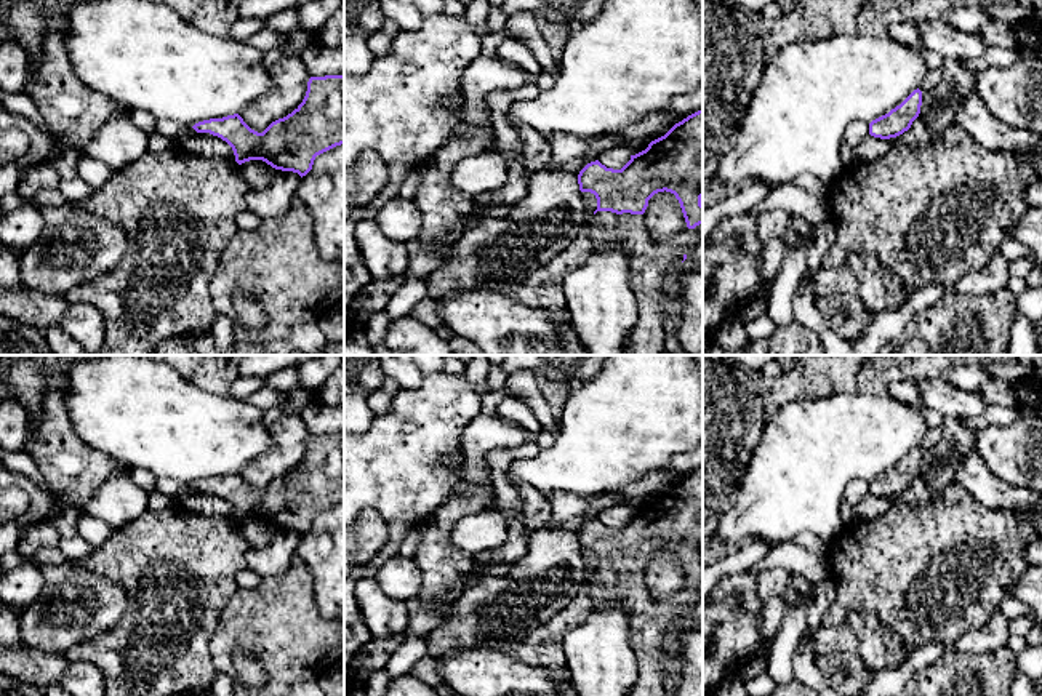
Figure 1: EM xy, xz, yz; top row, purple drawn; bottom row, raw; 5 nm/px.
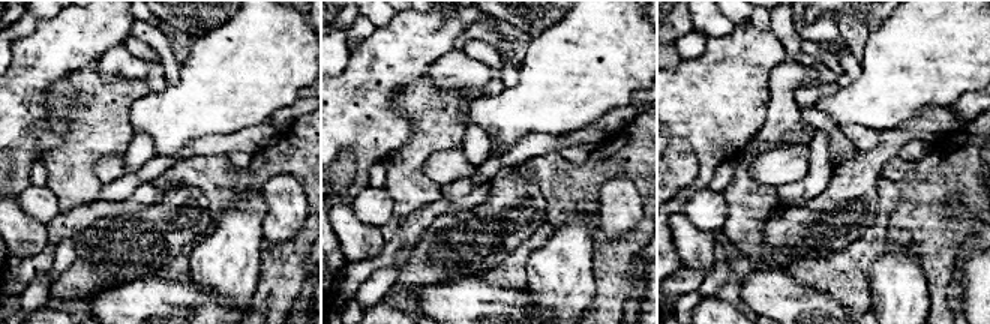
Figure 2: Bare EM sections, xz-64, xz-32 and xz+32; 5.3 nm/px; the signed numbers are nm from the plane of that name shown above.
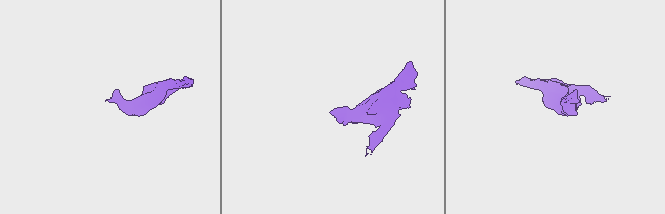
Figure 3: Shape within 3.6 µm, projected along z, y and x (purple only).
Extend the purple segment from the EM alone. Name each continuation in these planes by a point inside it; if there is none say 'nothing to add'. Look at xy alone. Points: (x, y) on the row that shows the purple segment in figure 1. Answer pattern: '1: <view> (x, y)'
nothing to add

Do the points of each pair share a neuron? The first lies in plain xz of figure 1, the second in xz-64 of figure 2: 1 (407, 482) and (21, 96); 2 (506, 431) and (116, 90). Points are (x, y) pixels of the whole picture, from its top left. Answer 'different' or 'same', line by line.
1: same
2: different

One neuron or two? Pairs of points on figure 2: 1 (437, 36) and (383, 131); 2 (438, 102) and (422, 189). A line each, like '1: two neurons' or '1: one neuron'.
1: one neuron
2: one neuron

